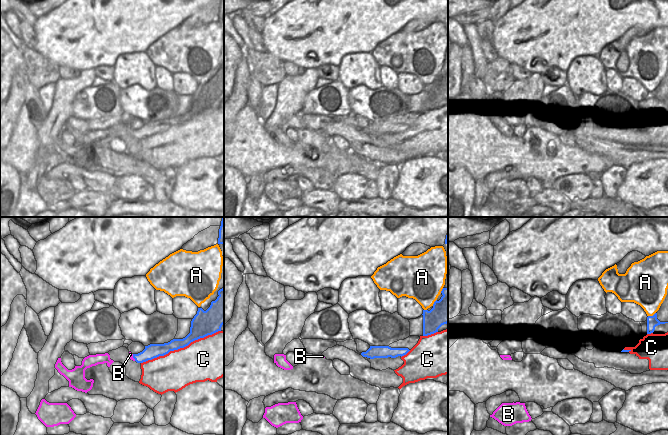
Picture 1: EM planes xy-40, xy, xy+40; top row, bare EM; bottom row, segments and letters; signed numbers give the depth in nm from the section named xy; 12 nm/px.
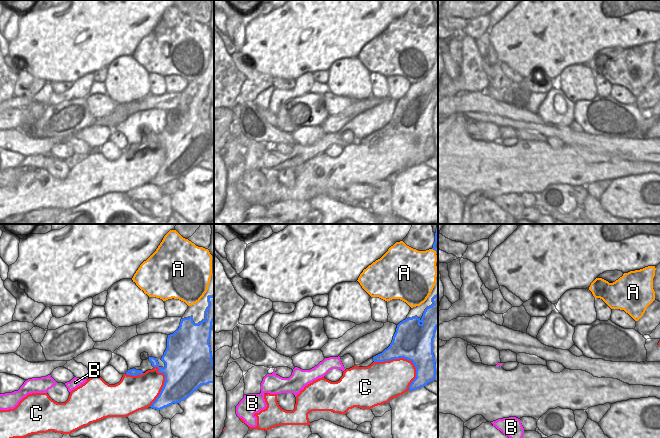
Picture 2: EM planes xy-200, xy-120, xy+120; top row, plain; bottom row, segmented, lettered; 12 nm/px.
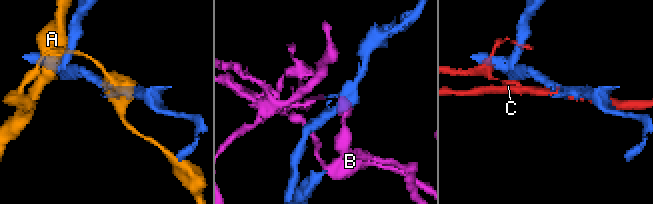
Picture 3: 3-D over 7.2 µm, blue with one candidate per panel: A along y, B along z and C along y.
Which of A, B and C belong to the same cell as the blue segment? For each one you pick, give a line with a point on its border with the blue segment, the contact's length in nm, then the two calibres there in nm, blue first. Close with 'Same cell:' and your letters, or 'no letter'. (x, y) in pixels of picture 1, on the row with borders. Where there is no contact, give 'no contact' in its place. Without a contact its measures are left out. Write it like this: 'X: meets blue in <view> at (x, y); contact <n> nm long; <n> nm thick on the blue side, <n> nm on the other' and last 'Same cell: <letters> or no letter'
Same cell: no letter

